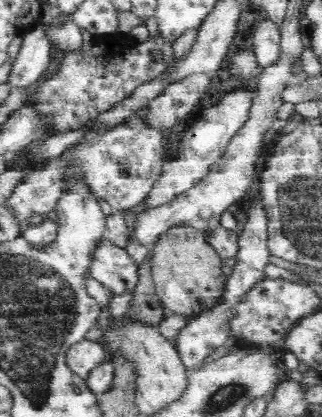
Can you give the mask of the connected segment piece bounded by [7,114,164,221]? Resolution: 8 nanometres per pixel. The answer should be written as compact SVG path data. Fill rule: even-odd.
M134 114L124 124L102 132L98 138L76 144L42 167L27 171L7 198L9 208L13 208L20 221L37 214L45 216L55 210L58 201L69 191L70 177L78 177L80 183L88 185L90 193L104 198L115 212L140 208L162 174L162 152L162 133L146 123L146 118Z

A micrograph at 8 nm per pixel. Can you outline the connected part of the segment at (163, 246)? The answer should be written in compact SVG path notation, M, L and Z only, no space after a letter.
M173 226L152 247L153 281L165 309L187 321L222 304L227 276L222 272L223 259L207 241L206 234L190 226Z

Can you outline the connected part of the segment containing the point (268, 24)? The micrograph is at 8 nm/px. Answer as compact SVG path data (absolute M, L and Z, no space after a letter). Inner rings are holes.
M262 20L249 30L249 42L252 45L256 61L261 67L274 64L280 54L280 33L276 23L272 20Z

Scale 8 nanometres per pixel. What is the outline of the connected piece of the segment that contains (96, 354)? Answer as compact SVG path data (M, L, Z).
M82 340L70 348L66 356L66 363L74 373L86 380L90 372L106 362L109 356L110 353L101 342Z

